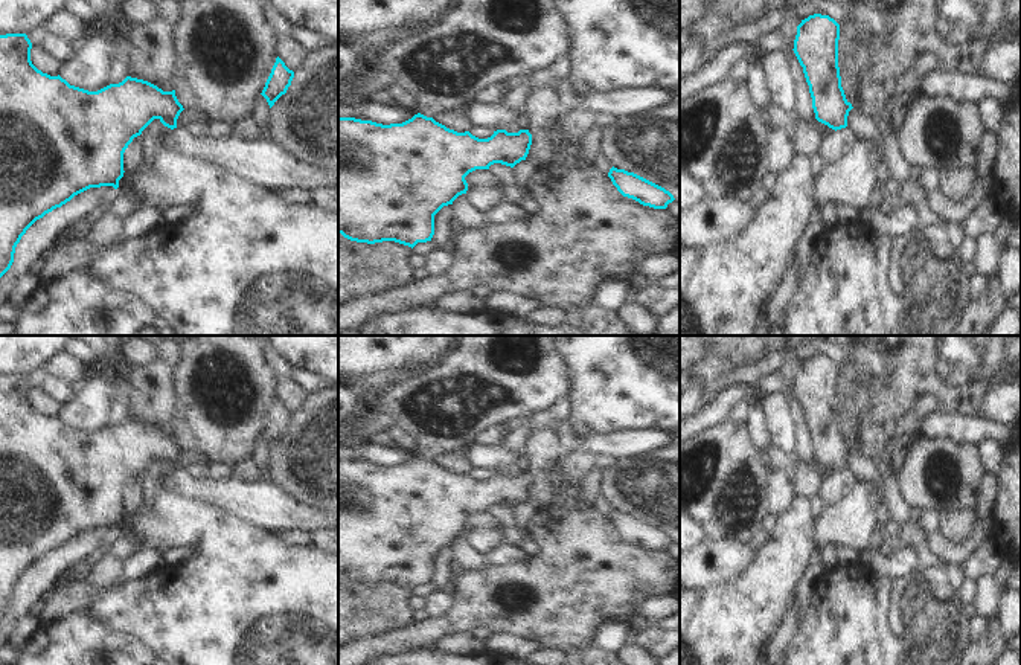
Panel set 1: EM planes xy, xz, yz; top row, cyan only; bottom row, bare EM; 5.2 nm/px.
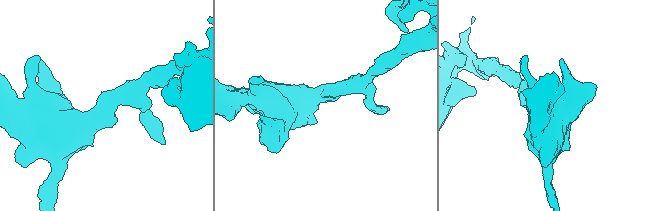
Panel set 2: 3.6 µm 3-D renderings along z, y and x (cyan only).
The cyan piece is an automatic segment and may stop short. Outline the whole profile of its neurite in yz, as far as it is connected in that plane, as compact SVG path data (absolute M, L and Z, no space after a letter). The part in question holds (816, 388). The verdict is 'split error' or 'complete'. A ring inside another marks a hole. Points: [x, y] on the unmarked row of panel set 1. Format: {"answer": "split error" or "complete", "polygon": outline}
{"answer": "complete", "polygon": "M814 355L797 368L792 390L809 427L815 461L835 473L847 468L853 450L841 429L838 381L840 366Z"}

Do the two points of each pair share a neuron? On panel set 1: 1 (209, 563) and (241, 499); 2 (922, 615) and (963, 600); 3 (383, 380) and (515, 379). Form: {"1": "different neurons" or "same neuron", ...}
{"1": "different neurons", "2": "same neuron", "3": "different neurons"}

